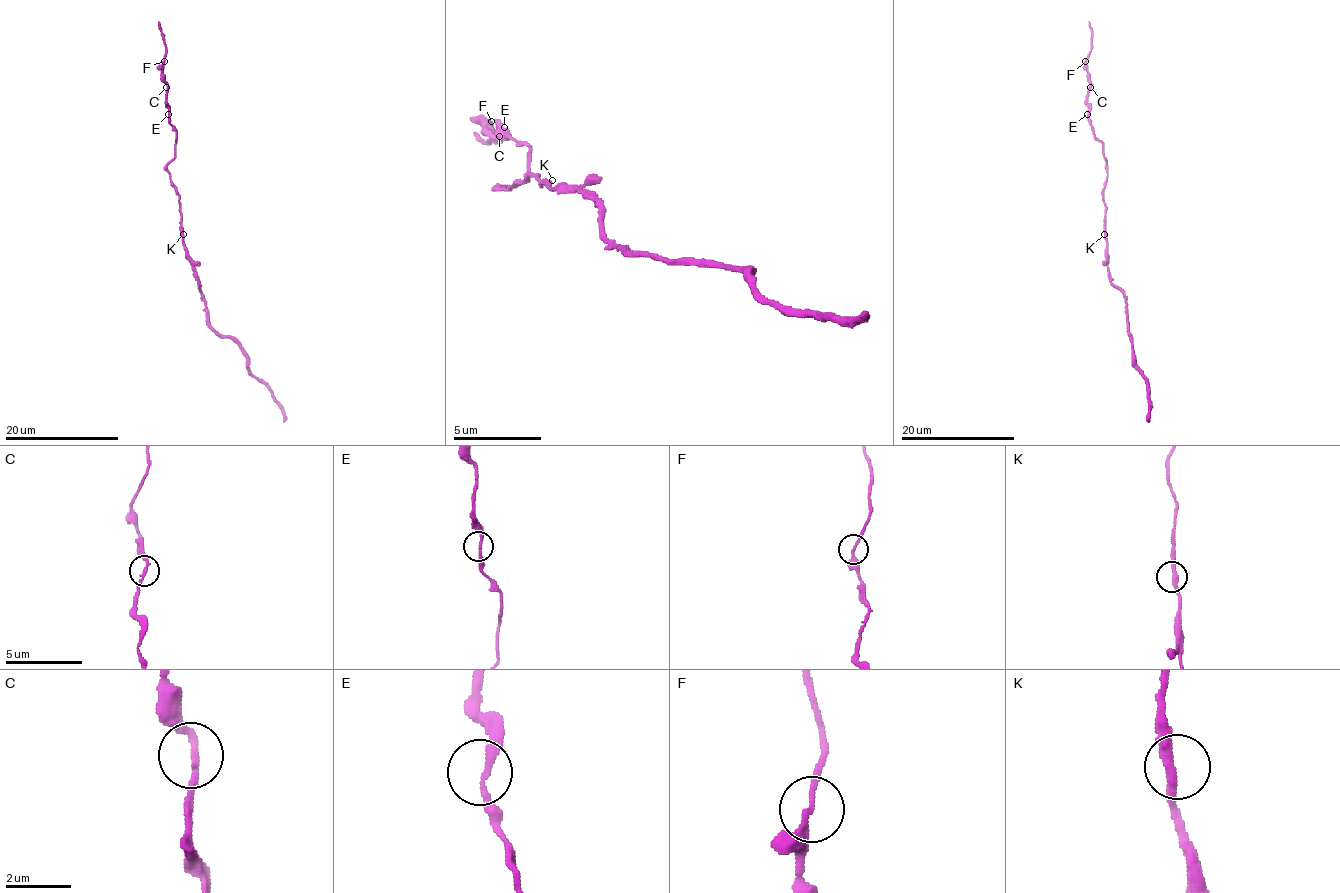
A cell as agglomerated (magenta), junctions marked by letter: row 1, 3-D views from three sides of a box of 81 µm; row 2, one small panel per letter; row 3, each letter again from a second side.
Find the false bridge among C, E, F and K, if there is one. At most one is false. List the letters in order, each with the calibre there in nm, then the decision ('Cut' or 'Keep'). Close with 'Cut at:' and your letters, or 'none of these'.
C: Thickness 190 nm. Keep
E: Thickness 180 nm. Keep
F: Thickness 190 nm. Keep
K: Thickness 280 nm. Keep
Cut at: none of these

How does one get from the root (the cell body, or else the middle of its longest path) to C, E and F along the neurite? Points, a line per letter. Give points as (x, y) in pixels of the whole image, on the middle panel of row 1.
C: (548, 184), (530, 175), (512, 189), (499, 189), (517, 189), (526, 180), (530, 153), (499, 127), (499, 136)
E: (548, 184), (530, 175), (512, 189), (499, 189), (517, 189), (526, 180), (530, 153), (504, 127)
F: (548, 184), (530, 175), (499, 189), (526, 180), (530, 149), (499, 127), (499, 140), (490, 123)

